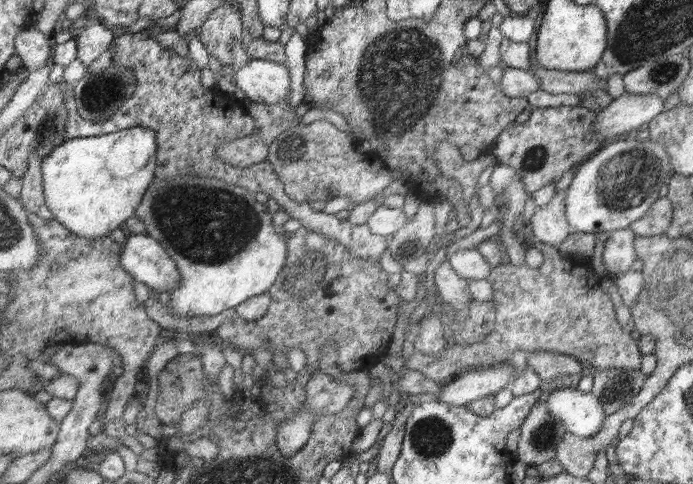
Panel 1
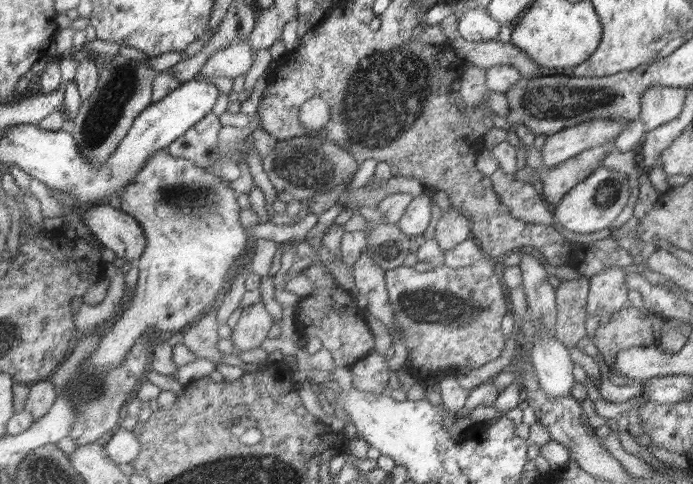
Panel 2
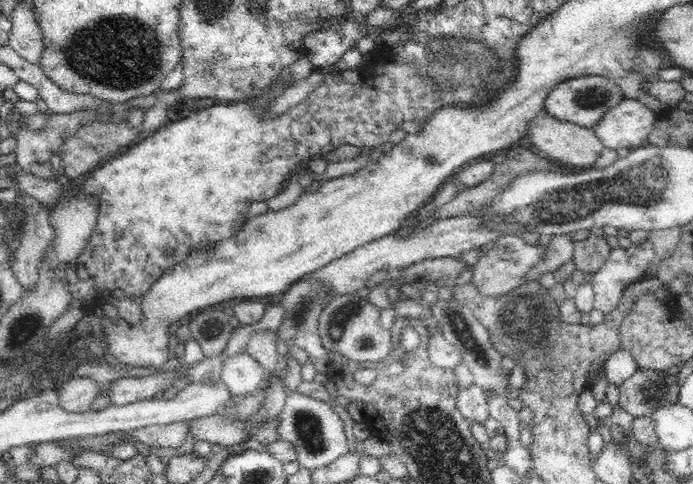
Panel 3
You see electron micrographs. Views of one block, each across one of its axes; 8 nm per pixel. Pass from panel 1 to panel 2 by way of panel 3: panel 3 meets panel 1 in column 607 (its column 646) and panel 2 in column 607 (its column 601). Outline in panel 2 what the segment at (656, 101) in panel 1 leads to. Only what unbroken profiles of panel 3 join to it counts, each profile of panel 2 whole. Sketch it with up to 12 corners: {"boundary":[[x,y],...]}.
{"boundary":[[595,118],[548,136],[541,168],[615,140],[626,122]]}

